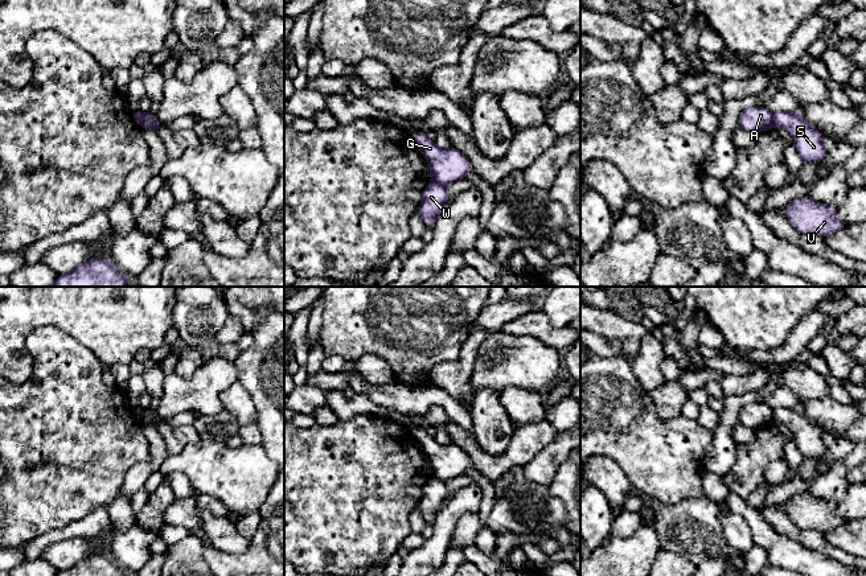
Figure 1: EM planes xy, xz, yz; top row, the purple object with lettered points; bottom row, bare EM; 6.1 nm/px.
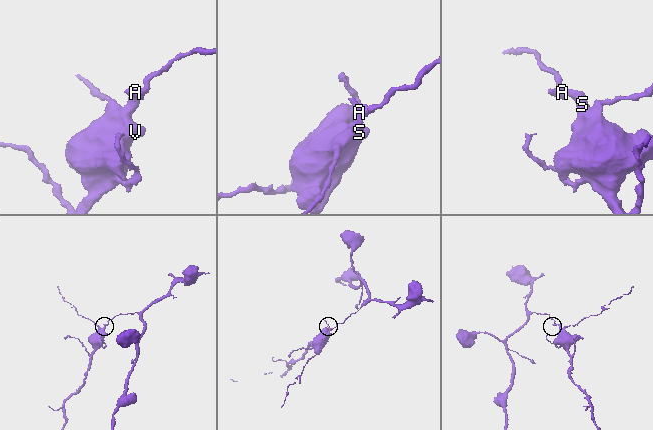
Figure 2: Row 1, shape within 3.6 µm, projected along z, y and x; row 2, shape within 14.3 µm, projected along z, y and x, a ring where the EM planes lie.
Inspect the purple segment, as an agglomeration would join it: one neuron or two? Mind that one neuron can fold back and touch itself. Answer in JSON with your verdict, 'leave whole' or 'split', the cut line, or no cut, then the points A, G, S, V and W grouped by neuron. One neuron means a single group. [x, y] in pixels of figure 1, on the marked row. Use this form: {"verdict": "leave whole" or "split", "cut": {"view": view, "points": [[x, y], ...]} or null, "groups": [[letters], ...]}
{"verdict": "split", "cut": {"view": "xy", "points": [[143, 112], [140, 124]]}, "groups": [["A", "G"], ["S", "V", "W"]]}

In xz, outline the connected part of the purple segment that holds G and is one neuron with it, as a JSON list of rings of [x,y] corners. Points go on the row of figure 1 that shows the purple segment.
[[[418,131],[413,137],[419,151],[430,164],[431,180],[448,185],[463,177],[472,168],[469,159],[457,148],[439,148],[428,133]]]

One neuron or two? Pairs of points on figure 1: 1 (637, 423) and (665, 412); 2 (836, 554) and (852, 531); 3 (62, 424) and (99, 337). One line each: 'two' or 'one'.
1: two
2: two
3: two

